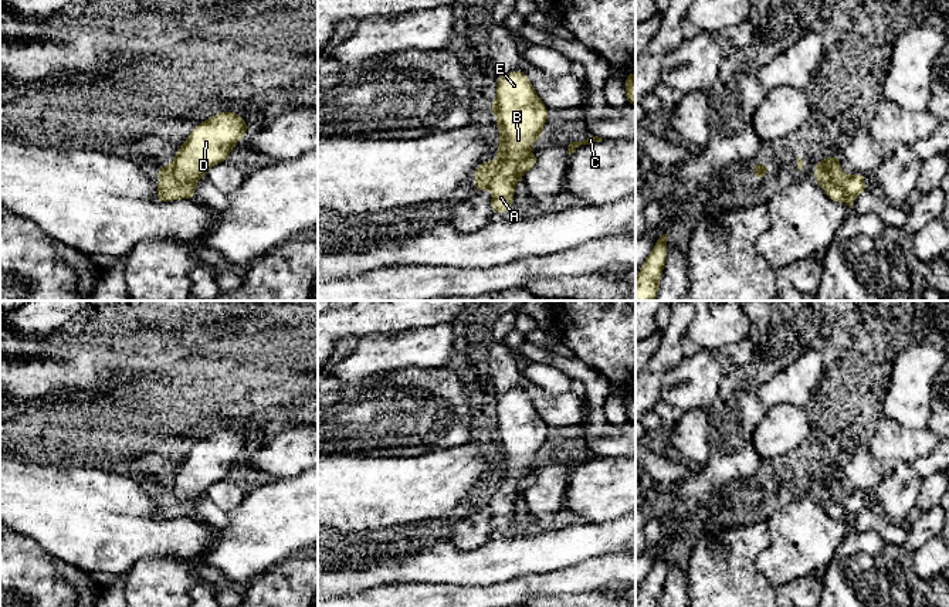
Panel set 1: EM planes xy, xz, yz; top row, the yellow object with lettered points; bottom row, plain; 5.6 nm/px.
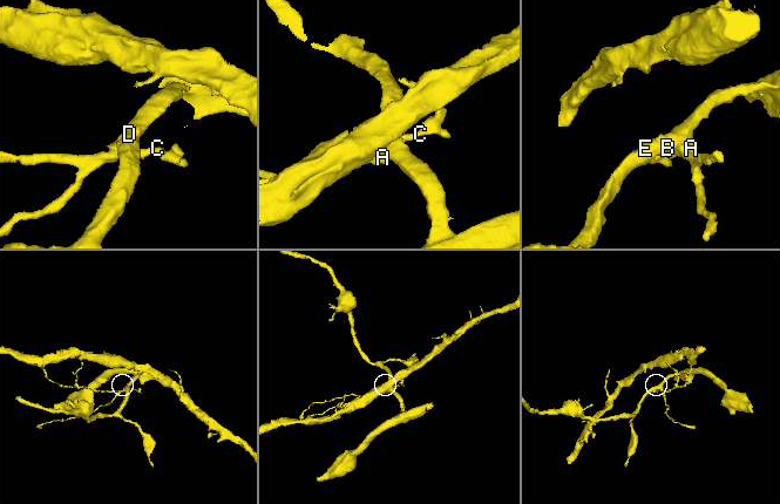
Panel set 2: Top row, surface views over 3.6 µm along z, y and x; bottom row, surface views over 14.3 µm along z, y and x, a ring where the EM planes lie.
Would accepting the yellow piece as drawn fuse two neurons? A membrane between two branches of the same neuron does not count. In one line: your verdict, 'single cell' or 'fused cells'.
fused cells

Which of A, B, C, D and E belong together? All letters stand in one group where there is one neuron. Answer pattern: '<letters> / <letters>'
A B D E / C

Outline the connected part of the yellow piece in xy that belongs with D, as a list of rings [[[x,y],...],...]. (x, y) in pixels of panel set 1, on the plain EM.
[[[231,428],[218,430],[199,441],[174,474],[173,492],[180,501],[197,499],[216,482],[226,479],[231,467],[251,445]]]

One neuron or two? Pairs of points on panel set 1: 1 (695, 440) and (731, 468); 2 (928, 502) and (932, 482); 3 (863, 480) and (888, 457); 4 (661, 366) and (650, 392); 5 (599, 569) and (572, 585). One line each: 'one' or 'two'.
1: two
2: one
3: two
4: one
5: one

